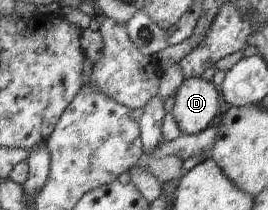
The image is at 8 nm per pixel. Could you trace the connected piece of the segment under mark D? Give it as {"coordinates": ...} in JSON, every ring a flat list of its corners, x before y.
{"coordinates":[[202,78,185,80,173,98,173,114,183,134,196,134,207,129,219,111,219,88]]}

